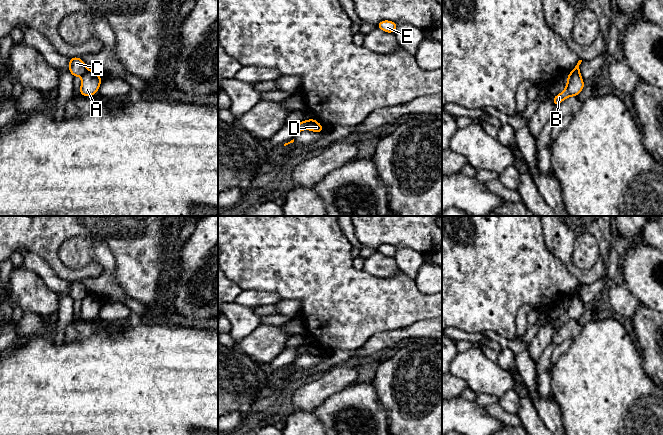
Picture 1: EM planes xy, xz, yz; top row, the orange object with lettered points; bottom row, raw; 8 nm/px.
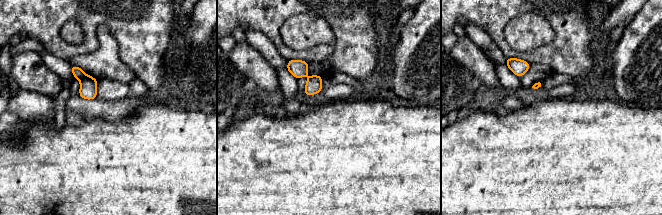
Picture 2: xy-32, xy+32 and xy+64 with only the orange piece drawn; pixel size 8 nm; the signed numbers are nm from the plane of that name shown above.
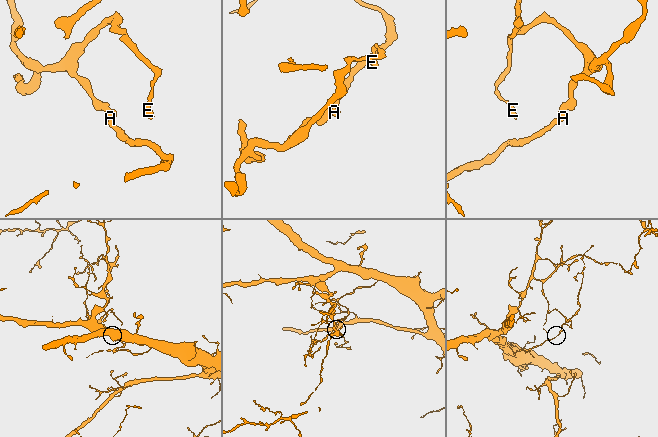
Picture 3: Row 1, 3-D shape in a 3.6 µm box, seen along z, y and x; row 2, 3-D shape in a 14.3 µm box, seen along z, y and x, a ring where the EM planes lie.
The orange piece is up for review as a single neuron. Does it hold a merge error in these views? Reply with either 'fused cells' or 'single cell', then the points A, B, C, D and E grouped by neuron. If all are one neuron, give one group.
fused cells | A B D / C E

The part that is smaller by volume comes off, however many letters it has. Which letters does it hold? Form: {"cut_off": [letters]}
{"cut_off": ["C", "E"]}

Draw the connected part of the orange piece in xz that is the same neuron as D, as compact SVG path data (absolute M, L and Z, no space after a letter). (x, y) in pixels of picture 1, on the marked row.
M309 118L308 119L308 130L313 132L323 132L324 128L316 120Z

